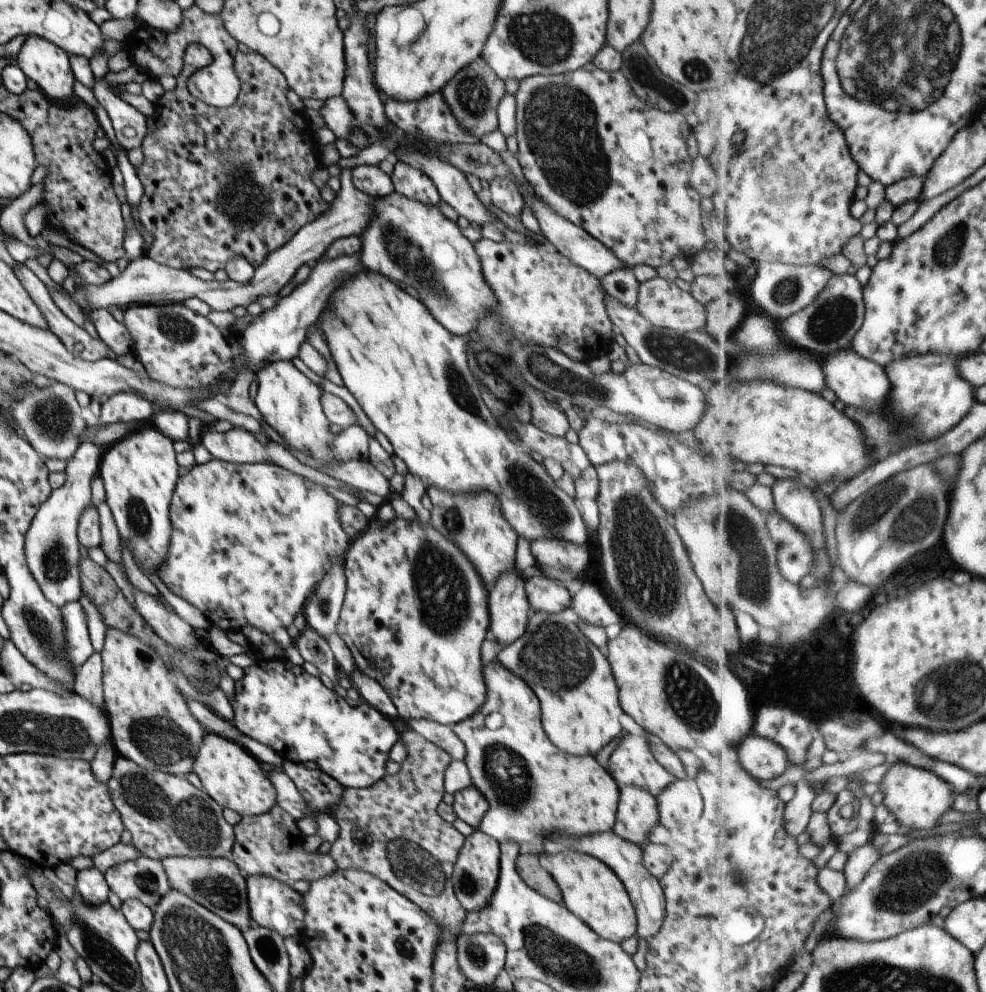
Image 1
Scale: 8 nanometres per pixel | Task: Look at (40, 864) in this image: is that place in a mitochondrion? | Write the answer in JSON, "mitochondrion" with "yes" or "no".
{"mitochondrion":"no"}

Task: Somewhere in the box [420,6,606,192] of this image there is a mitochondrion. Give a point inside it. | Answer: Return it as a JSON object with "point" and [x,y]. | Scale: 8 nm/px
{"point":[543,37]}

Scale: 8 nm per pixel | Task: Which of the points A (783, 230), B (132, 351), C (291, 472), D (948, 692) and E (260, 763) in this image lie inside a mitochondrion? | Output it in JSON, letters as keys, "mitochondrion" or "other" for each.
{"A":"other","B":"other","C":"other","D":"mitochondrion","E":"other"}

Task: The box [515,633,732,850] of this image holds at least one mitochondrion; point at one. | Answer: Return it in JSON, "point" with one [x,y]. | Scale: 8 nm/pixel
{"point":[692,700]}

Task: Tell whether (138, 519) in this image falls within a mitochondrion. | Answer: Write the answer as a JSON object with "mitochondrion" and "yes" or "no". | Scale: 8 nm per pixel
{"mitochondrion":"yes"}

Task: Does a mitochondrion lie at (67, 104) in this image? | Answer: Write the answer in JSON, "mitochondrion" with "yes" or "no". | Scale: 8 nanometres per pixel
{"mitochondrion":"no"}

